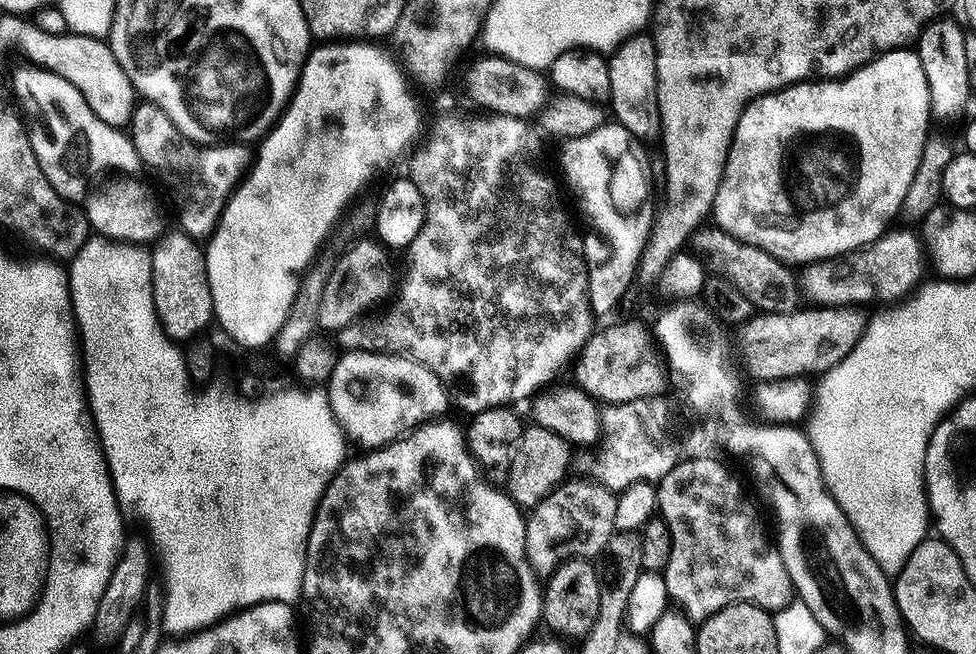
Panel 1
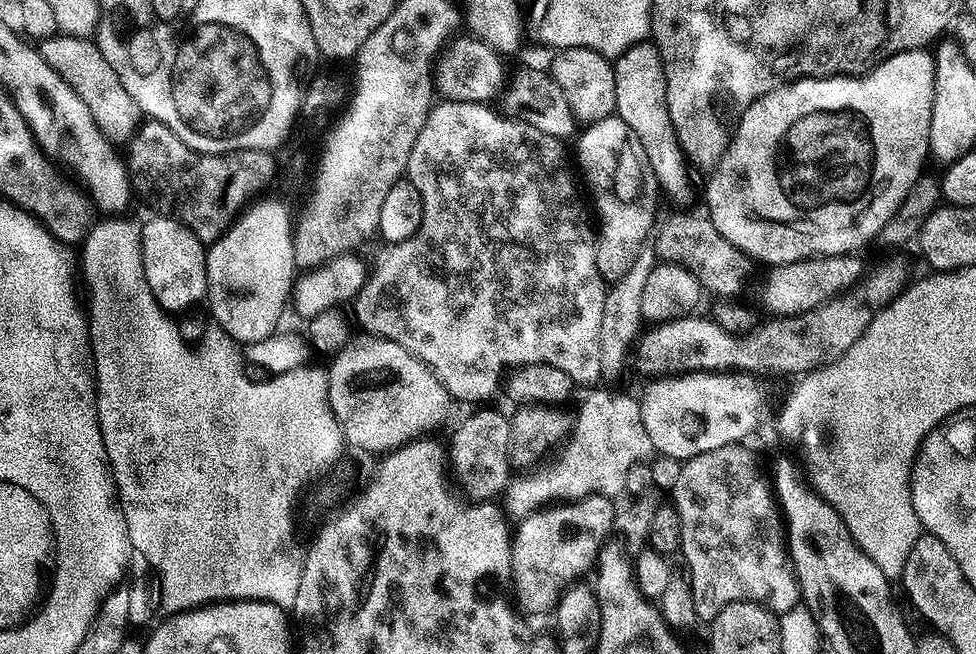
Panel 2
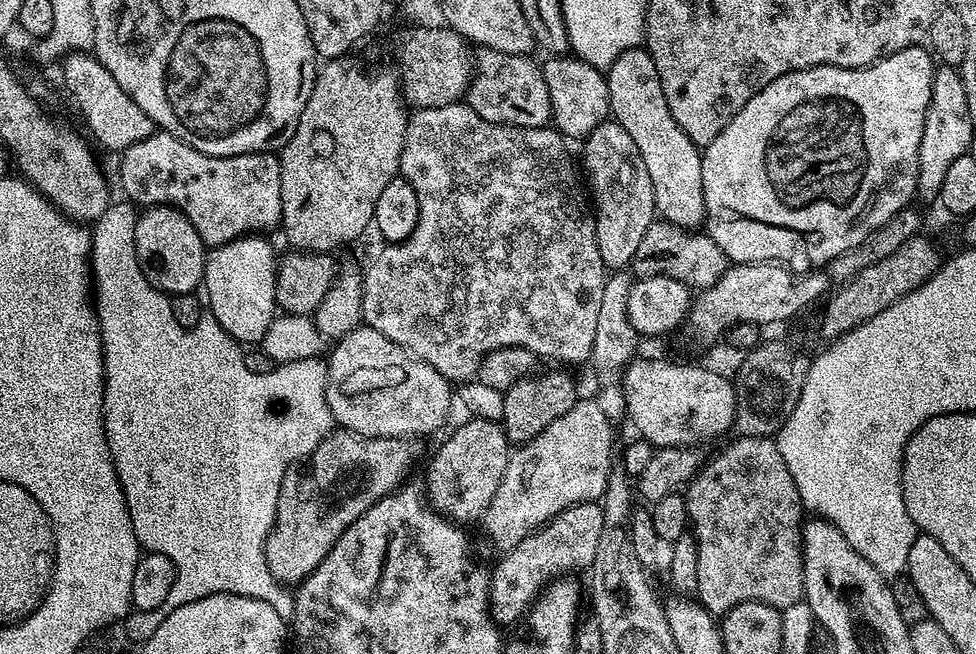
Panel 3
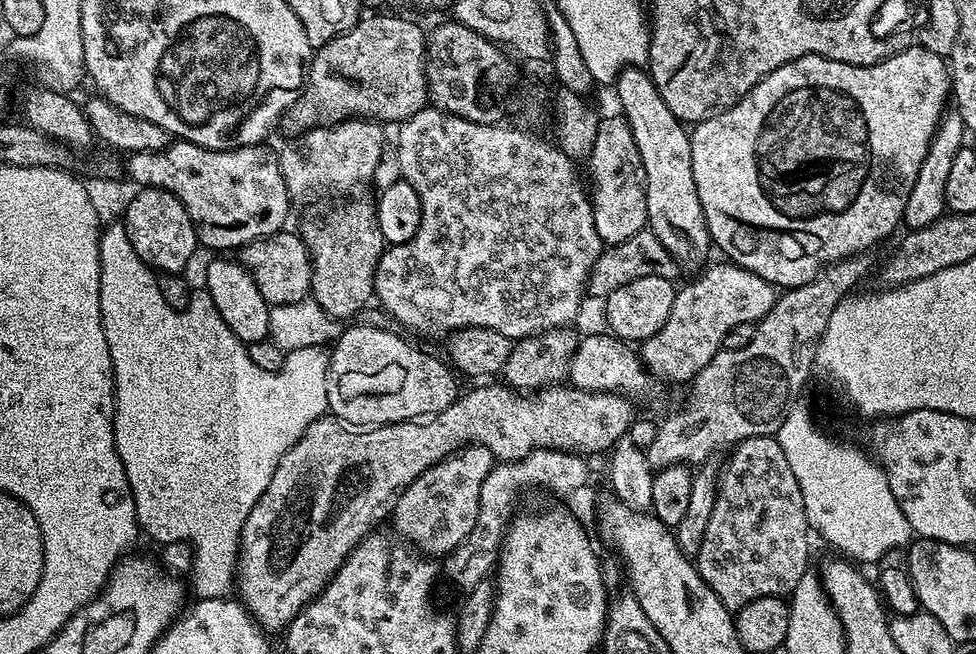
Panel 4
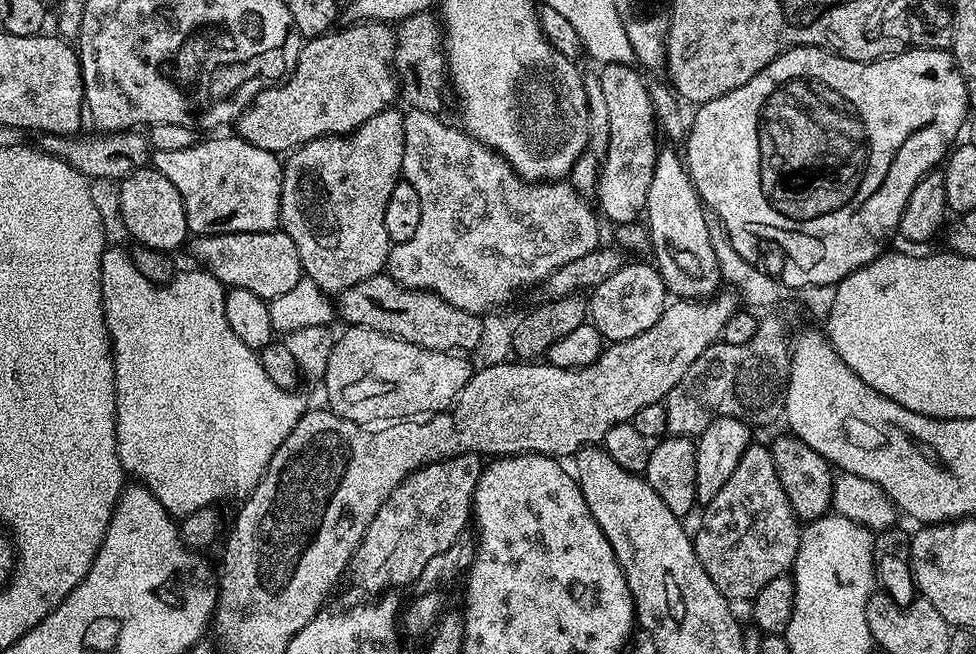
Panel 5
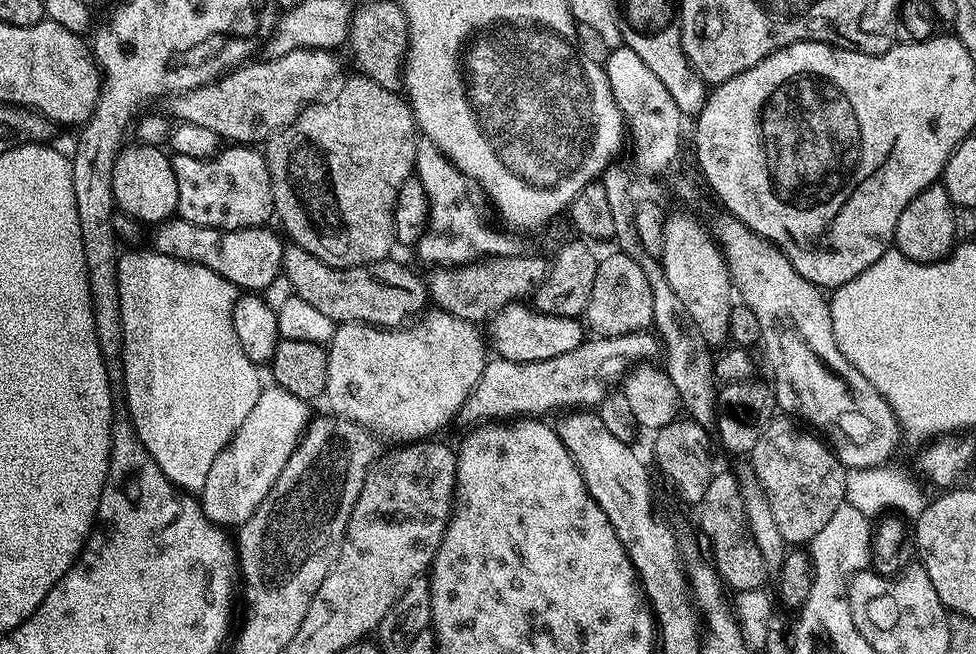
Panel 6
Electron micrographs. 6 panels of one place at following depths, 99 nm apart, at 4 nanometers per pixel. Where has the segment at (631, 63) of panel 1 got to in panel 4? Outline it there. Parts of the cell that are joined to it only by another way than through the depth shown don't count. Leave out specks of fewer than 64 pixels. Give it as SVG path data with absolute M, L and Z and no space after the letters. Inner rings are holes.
M624 68L614 85L616 100L620 103L619 111L628 121L634 134L634 142L638 146L638 154L642 154L642 166L646 170L646 210L648 211L647 227L666 246L666 250L681 269L705 267L704 259L708 256L708 248L713 247L712 237L708 234L706 218L702 210L702 202L698 202L698 190L694 186L694 170L692 169L692 137L689 129L674 114L670 114L670 106L662 102L662 94L654 86L652 77L644 68Z

